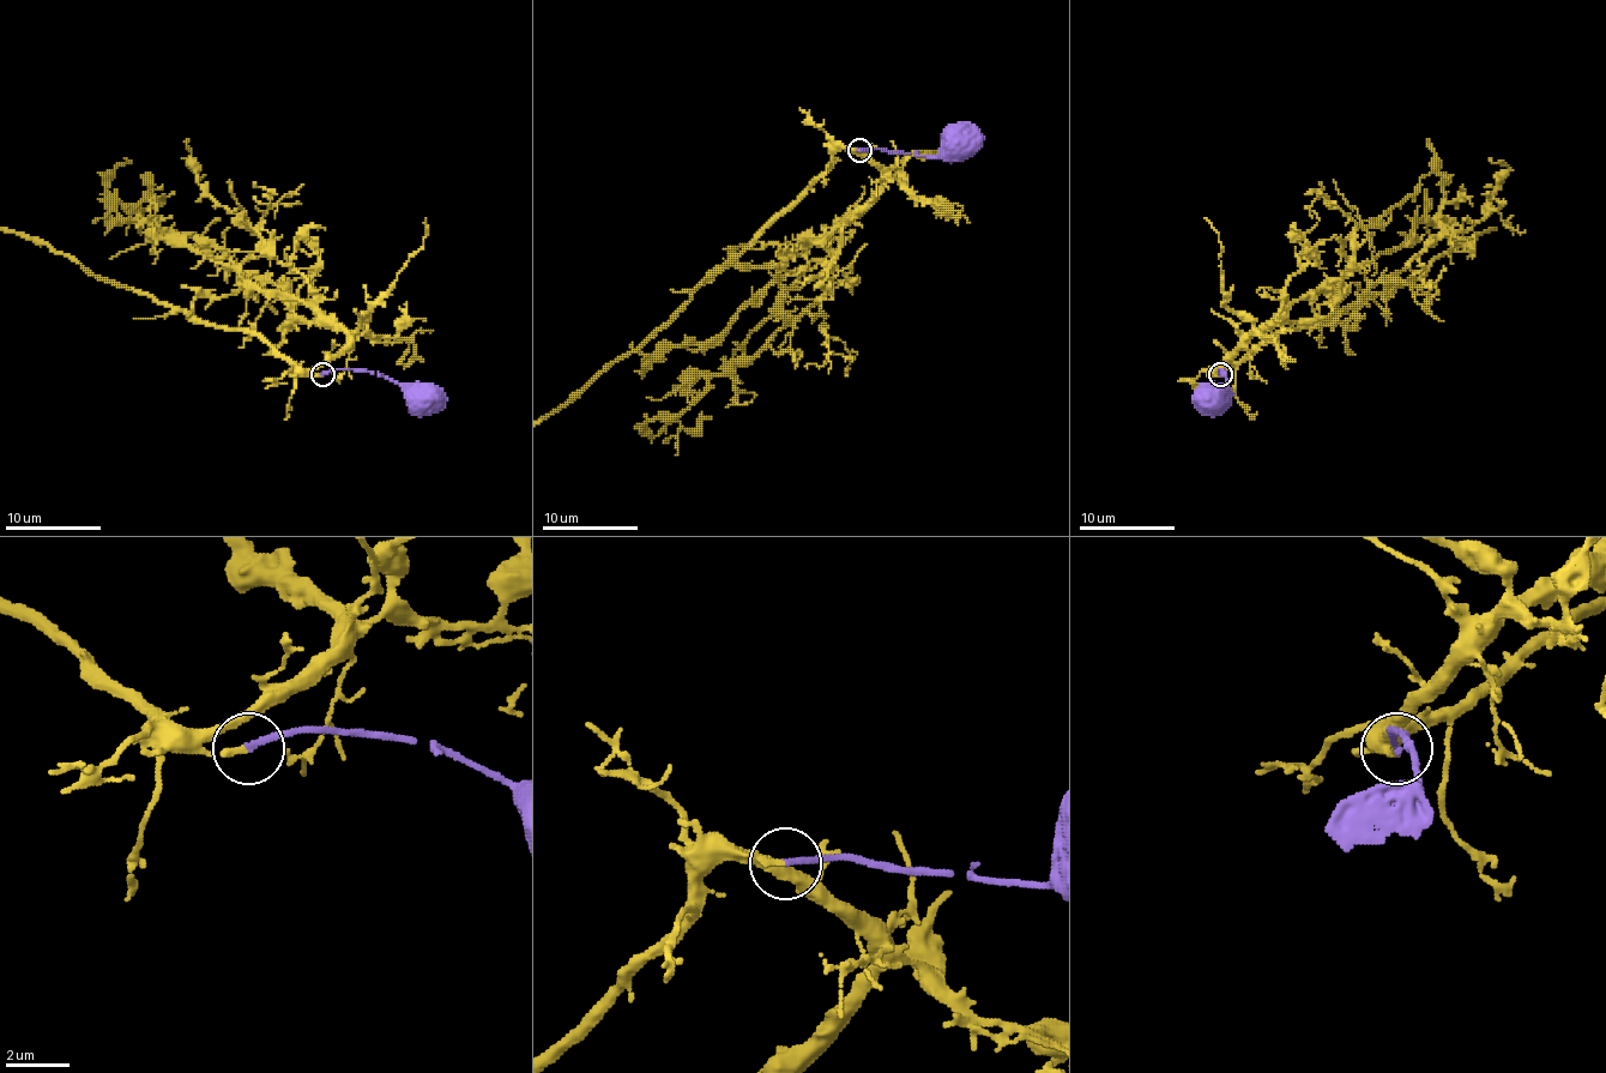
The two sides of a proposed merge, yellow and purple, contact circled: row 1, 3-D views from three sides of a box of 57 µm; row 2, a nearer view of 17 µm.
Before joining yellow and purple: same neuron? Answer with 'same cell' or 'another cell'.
same cell

